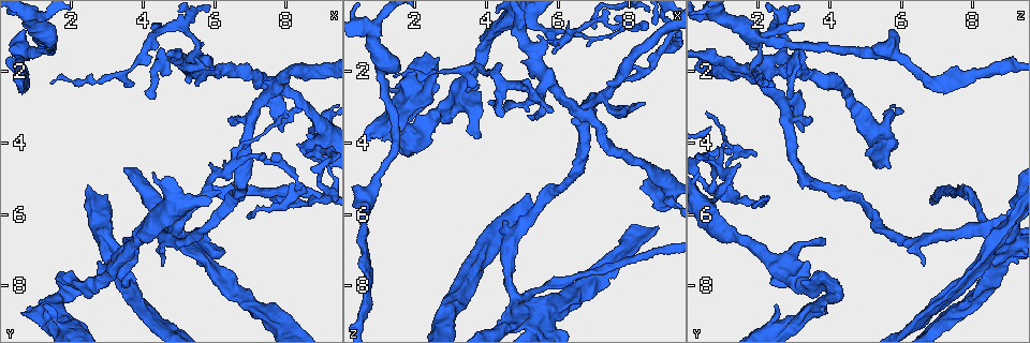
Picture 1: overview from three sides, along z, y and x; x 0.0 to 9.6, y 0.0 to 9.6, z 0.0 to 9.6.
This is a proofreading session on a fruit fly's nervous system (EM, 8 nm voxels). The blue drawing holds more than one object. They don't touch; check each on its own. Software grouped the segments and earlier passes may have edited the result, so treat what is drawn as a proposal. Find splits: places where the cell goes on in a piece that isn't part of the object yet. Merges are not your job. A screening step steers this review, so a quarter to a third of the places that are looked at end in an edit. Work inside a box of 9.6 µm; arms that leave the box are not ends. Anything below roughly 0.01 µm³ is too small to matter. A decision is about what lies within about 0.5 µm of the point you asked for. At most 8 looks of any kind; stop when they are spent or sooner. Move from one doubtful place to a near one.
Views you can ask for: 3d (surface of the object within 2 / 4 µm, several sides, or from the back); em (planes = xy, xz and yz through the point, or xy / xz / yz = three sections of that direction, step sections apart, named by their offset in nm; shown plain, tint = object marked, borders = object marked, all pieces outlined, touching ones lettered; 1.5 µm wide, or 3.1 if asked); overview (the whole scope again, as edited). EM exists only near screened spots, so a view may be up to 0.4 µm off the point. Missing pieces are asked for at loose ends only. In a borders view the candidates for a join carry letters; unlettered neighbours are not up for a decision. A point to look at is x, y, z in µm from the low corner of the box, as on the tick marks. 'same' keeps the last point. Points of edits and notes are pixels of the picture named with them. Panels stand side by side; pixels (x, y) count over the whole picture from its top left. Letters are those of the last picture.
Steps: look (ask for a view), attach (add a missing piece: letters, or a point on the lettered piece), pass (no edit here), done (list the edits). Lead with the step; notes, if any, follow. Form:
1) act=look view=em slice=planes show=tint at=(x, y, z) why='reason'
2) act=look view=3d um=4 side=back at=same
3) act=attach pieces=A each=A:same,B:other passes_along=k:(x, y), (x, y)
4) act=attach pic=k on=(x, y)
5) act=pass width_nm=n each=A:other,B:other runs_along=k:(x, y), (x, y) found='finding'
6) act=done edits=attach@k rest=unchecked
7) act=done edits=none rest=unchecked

act=look view=em slice=planes show=borders at=(5.05, 7.05, 8.40) why='stops while still wide'

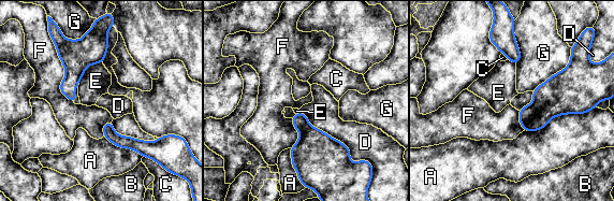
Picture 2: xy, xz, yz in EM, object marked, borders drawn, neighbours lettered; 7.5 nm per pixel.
act=pass each=A:other,B:other,C:other,D:other,E:other,F:other,G:other runs_along=2:(105, 128), (141, 146), (164, 140) found='none of them fits'

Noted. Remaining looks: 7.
act=look view=3d um=2 at=(3.80, 6.90, 3.85) why='free end'

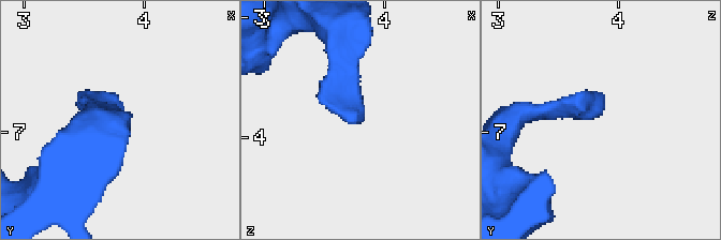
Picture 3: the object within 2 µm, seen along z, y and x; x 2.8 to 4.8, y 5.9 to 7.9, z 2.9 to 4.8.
act=look view=em slice=planes show=borders at=(3.84, 6.82, 3.86)

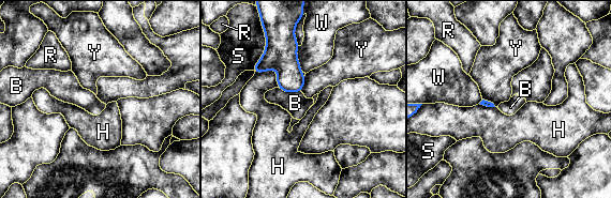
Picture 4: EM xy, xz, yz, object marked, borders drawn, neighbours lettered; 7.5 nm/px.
act=pass each=B:other,H:other,R:other,S:other,W:other,Y:other border=4:(304, 76), (304, 82), (300, 90) found='no lettered piece goes on from it'

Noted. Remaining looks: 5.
act=look view=3d um=2 side=back at=(0.55, 8.75, 3.80)

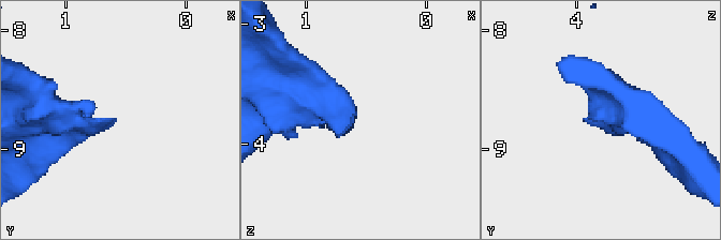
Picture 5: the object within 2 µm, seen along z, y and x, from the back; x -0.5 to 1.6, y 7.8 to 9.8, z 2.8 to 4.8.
act=look view=em slice=yz step=4 show=tint at=(0.58, 8.74, 3.78)

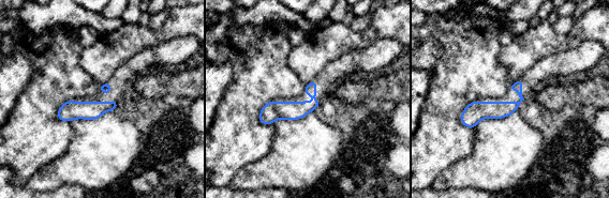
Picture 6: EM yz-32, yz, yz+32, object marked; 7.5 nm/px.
act=look view=em slice=planes show=borders at=same

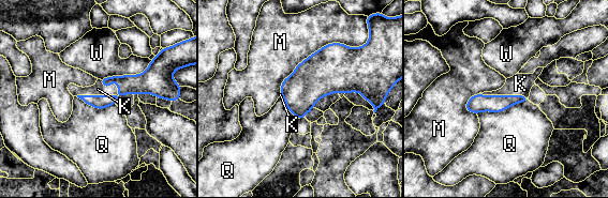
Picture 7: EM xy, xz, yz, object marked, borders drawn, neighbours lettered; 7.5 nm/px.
act=attach pieces=K each=K:same,M:other,Q:other,W:other passes_along=7:(131, 84), (102, 95), (98, 89) found='the cell continues'

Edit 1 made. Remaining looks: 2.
act=done edits=attach@7 rest=unchecked

